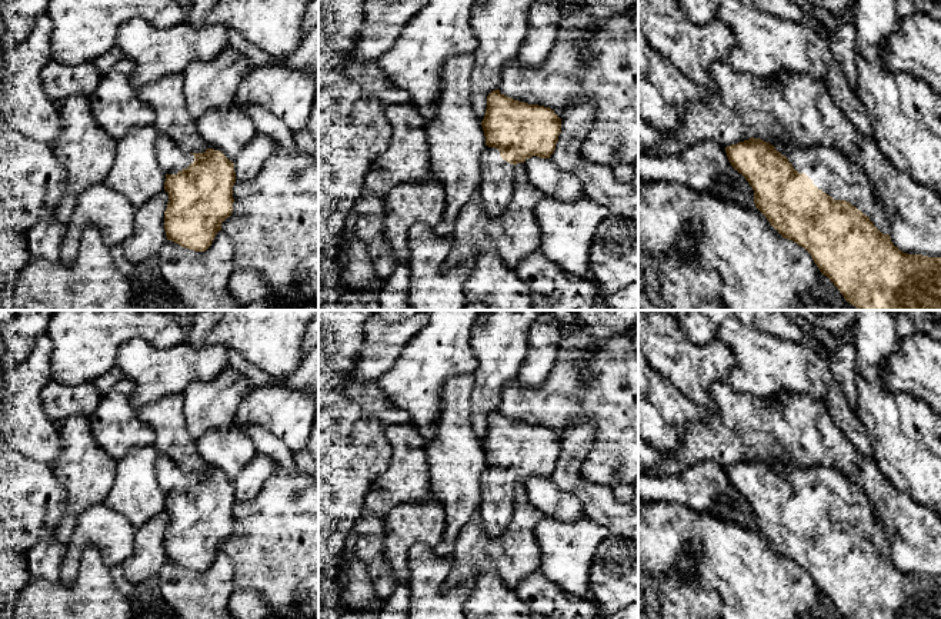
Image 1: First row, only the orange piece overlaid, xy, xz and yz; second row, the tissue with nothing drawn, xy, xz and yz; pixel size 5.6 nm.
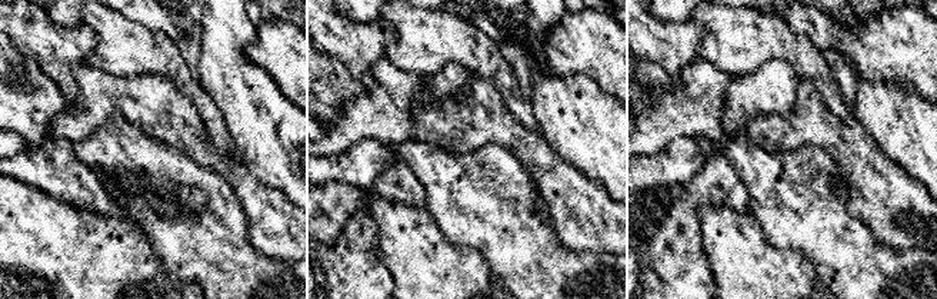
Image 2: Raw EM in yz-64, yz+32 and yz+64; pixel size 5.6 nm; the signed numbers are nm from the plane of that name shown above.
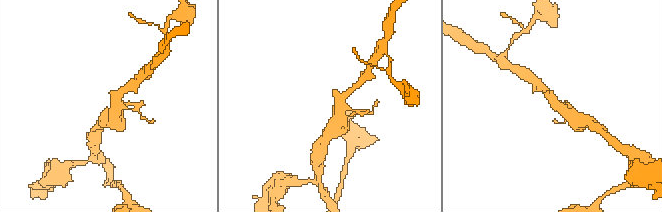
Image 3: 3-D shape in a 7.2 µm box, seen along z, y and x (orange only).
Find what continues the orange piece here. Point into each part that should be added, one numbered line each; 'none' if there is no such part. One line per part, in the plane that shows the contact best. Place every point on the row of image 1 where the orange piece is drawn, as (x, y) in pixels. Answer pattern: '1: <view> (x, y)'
1: yz (831, 172)

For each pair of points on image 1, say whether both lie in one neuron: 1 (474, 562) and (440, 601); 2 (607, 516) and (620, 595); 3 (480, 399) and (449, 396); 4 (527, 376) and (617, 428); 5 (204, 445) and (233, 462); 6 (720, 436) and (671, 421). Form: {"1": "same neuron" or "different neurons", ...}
{"1": "different neurons", "2": "different neurons", "3": "different neurons", "4": "different neurons", "5": "same neuron", "6": "different neurons"}

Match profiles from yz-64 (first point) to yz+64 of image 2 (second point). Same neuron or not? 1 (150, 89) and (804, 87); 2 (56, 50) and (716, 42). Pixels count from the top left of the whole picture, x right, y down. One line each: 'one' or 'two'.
1: one
2: two

